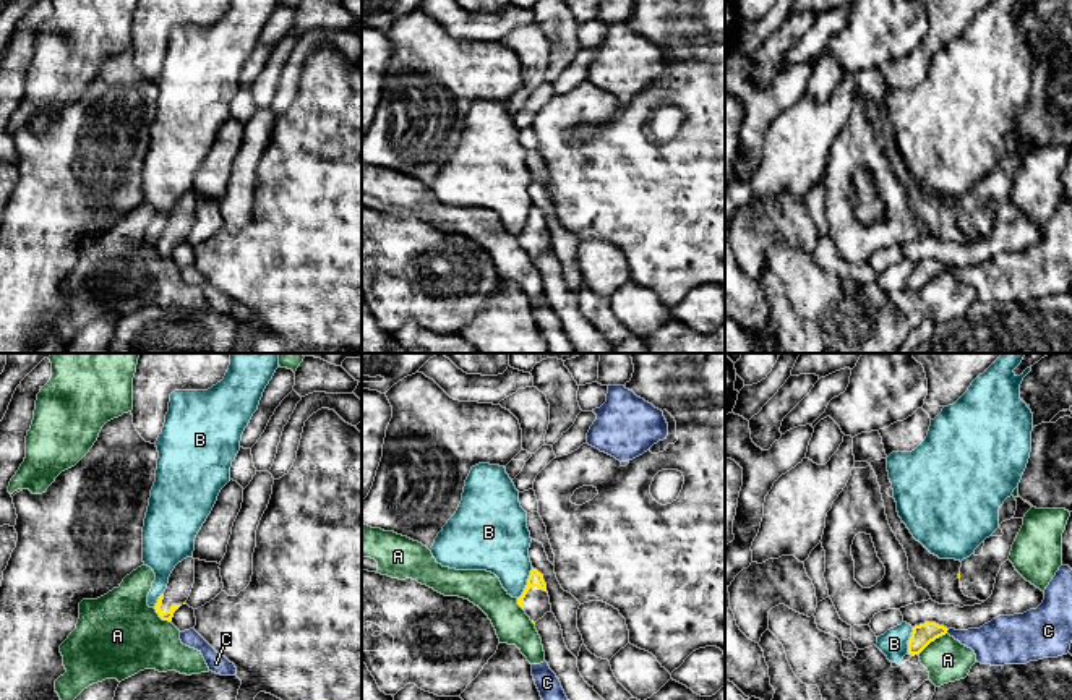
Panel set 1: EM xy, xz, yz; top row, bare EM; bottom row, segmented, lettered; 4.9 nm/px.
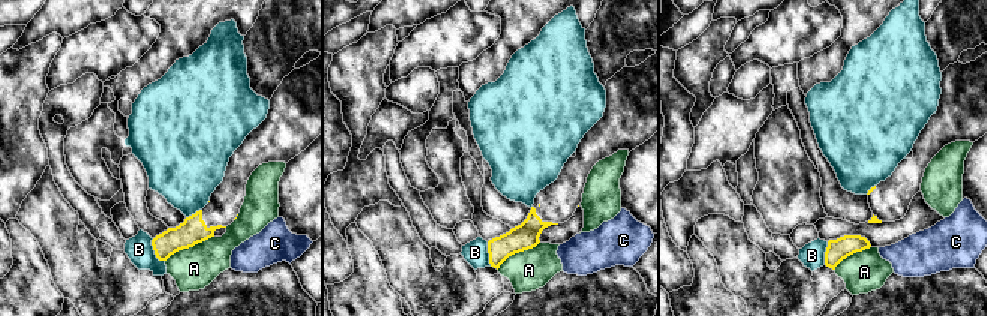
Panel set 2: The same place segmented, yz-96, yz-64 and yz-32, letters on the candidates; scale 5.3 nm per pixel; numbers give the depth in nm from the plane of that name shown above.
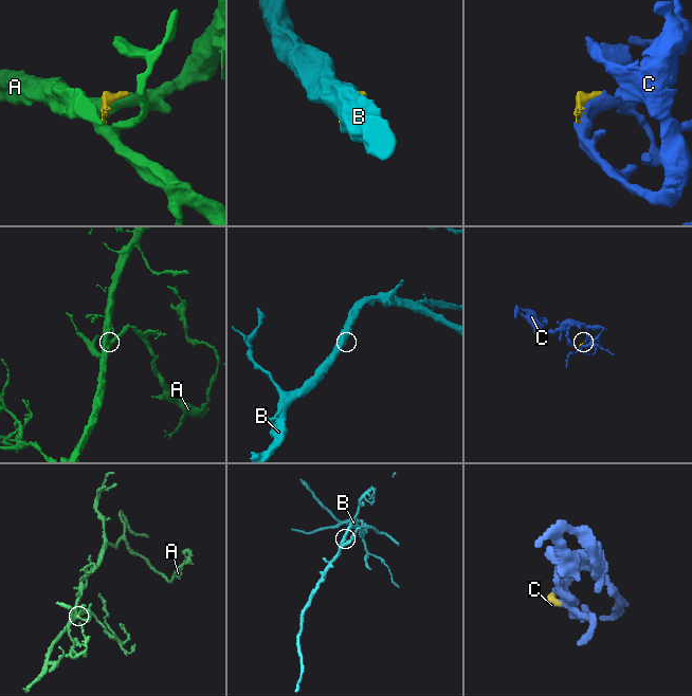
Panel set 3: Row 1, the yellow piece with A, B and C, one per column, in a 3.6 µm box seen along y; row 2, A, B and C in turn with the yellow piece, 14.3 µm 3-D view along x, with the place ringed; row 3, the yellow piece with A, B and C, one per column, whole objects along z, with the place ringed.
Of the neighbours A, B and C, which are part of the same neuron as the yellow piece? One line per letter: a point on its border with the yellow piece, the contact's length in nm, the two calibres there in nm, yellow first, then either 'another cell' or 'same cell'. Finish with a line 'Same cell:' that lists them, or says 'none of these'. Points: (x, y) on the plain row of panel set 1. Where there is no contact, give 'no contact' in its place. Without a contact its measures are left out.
A: yz (931, 277) | 180 nm | 110/220 nm | another cell
B: xz (527, 221) | 180 nm | 80/300 nm | another cell
C: yz (947, 266) | 30 nm | 110/220 nm | another cell
Same cell: none of these

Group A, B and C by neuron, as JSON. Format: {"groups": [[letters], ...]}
{"groups": [["A"], ["B"], ["C"]]}

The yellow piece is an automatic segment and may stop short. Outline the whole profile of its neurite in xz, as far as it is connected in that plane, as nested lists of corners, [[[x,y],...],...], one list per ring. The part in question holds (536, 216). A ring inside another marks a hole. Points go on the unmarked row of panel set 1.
[[[534,204],[522,232],[517,235],[517,241],[525,248],[534,261],[551,248],[543,212]]]

